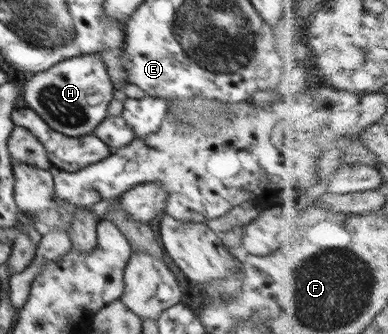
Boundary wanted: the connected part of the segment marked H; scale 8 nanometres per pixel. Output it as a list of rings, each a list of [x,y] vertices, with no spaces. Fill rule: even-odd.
[[[83,54],[63,60],[48,71],[22,78],[23,100],[51,128],[67,137],[79,138],[92,135],[95,127],[109,115],[107,108],[113,100],[114,86],[108,78],[101,54]]]

